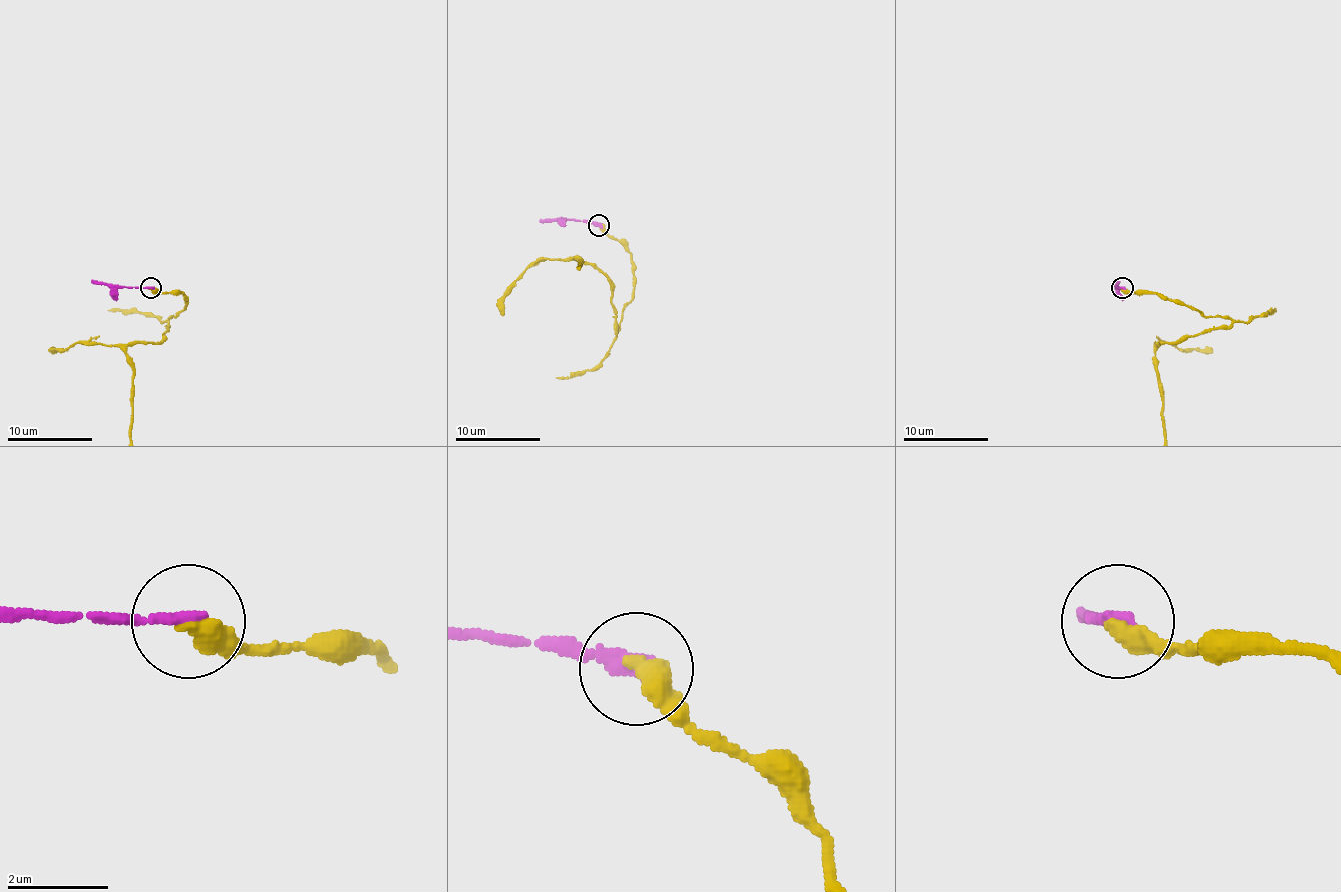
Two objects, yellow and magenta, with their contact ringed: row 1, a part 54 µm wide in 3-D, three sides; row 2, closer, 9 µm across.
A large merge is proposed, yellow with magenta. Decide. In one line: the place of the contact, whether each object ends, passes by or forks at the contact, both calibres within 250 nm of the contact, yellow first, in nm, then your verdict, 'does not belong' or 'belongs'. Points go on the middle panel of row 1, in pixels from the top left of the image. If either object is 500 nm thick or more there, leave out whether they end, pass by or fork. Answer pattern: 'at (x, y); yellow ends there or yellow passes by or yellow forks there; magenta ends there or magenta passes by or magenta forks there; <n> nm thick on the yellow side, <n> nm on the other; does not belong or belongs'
at (599, 225); yellow ends there; magenta ends there; 440 nm thick on the yellow side, 360 nm on the other; does not belong

